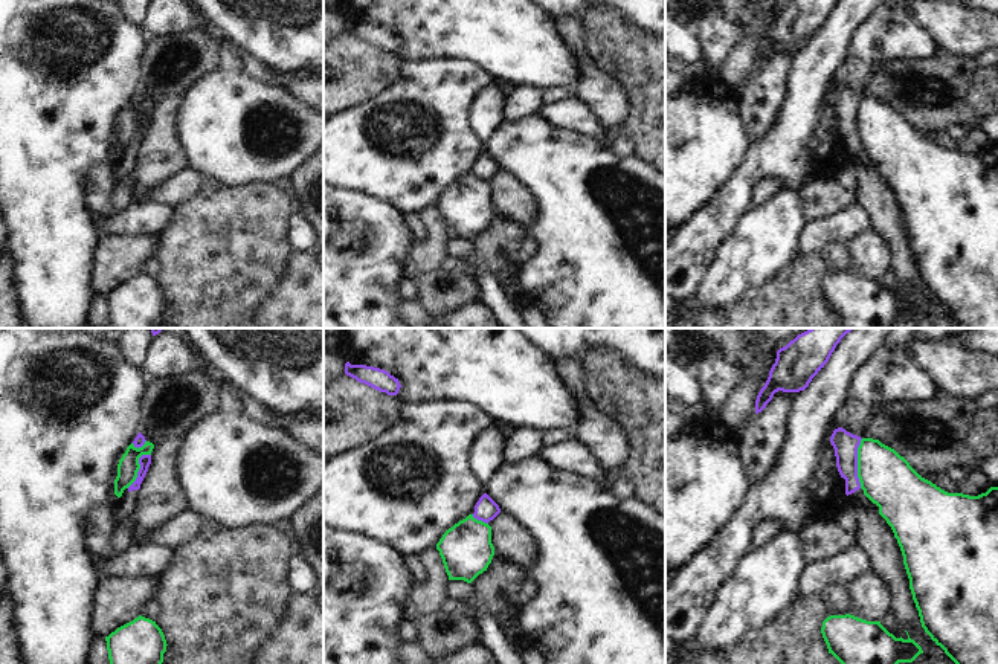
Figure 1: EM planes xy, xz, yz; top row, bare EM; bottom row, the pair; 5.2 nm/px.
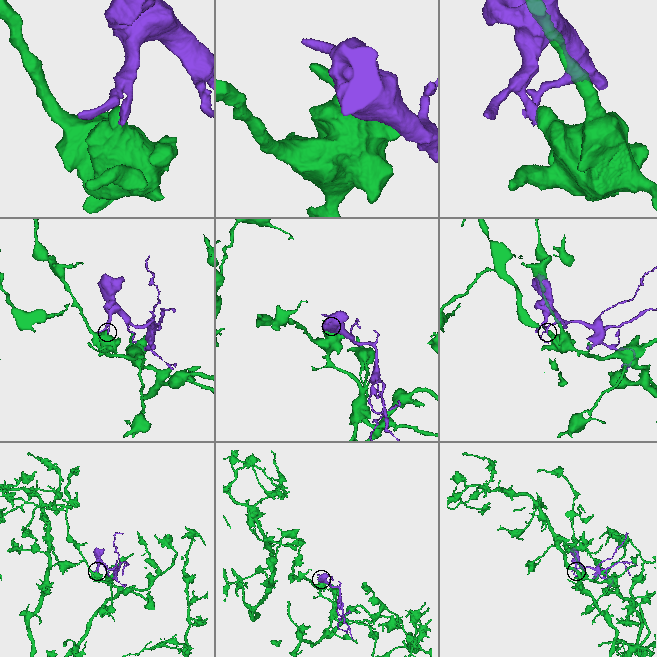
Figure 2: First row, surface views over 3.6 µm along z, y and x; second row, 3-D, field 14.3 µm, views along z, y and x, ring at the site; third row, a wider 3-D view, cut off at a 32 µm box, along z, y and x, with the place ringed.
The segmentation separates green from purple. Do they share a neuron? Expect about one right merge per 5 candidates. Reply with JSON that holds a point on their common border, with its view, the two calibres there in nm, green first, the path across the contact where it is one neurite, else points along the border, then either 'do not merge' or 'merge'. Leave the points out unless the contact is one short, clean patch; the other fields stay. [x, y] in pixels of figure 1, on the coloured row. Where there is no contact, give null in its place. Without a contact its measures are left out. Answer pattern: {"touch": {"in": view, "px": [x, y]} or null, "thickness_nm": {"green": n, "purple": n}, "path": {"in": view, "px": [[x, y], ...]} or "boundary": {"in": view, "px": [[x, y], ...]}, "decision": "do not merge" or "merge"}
{"touch": {"in": "yz", "px": [858, 463]}, "thickness_nm": {"green": 280, "purple": 130}, "boundary": {"in": "yz", "px": [[862, 438], [858, 448], [859, 487]]}, "decision": "do not merge"}

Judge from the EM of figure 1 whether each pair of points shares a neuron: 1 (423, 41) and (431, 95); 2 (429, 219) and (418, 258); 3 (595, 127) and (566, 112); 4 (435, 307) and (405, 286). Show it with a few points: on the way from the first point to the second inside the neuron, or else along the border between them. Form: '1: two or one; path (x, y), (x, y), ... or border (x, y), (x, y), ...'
1: two; border (463, 58), (406, 58), (403, 61)
2: one; path (432, 228), (432, 244), (428, 249)
3: one; path (588, 122), (574, 113)
4: two; border (412, 280), (415, 283), (415, 299)

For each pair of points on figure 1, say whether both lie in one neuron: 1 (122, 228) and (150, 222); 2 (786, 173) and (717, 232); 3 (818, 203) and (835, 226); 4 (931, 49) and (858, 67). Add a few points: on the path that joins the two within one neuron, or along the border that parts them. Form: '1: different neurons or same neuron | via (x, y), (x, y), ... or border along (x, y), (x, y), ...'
1: same neuron | via (128, 223), (144, 222)
2: same neuron | via (763, 171), (757, 171), (725, 209)
3: different neurons | border along (856, 202), (830, 215), (808, 222)
4: same neuron | via (913, 48), (876, 49)

